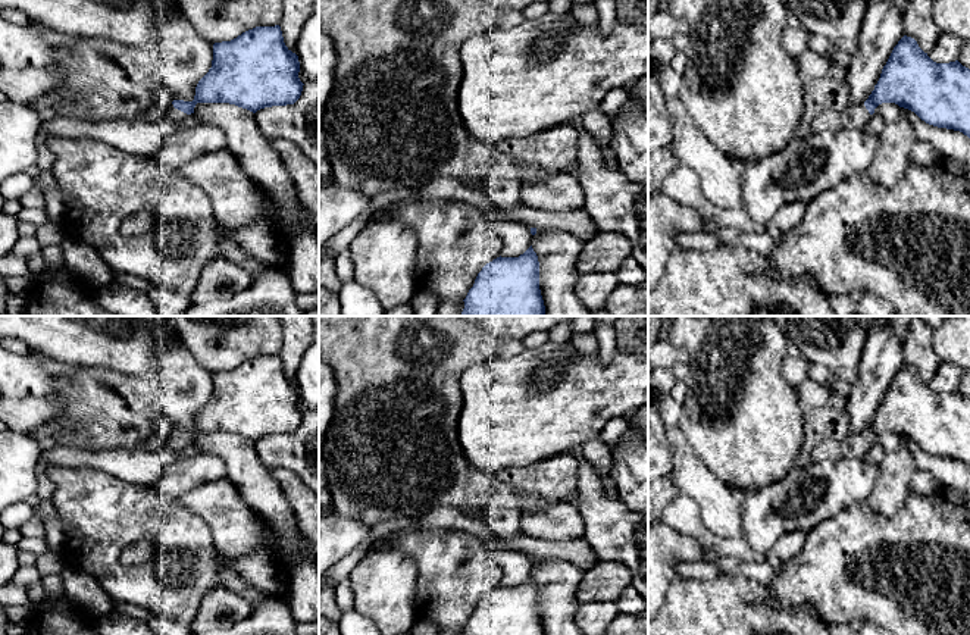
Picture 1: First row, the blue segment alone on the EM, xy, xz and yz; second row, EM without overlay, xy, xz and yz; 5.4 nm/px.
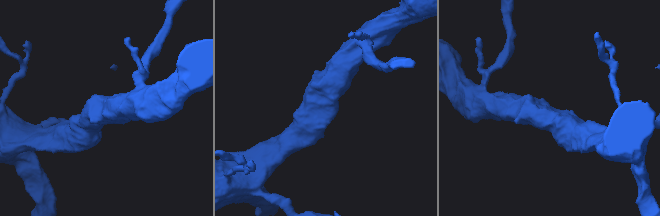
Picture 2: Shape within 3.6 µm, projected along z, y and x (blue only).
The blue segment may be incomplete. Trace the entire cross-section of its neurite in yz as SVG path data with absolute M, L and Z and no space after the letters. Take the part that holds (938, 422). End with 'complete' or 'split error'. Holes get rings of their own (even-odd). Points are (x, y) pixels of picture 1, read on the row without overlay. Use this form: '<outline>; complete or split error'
M904 365L894 376L869 428L861 434L849 434L841 441L842 457L864 459L882 432L895 432L914 441L929 454L960 460L970 467L970 398L958 390L933 391L911 366Z; split error

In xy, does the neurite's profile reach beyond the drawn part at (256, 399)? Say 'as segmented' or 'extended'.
extended

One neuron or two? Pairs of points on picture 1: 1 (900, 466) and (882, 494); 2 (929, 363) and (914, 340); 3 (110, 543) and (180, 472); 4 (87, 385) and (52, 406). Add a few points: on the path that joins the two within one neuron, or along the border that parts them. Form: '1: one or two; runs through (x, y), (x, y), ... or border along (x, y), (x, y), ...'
1: one; runs through (895, 474), (894, 482), (889, 487)
2: one; runs through (923, 357), (917, 352), (917, 346)
3: two; border along (156, 490), (172, 500)
4: two; border along (49, 397), (60, 404), (60, 412), (53, 419)

